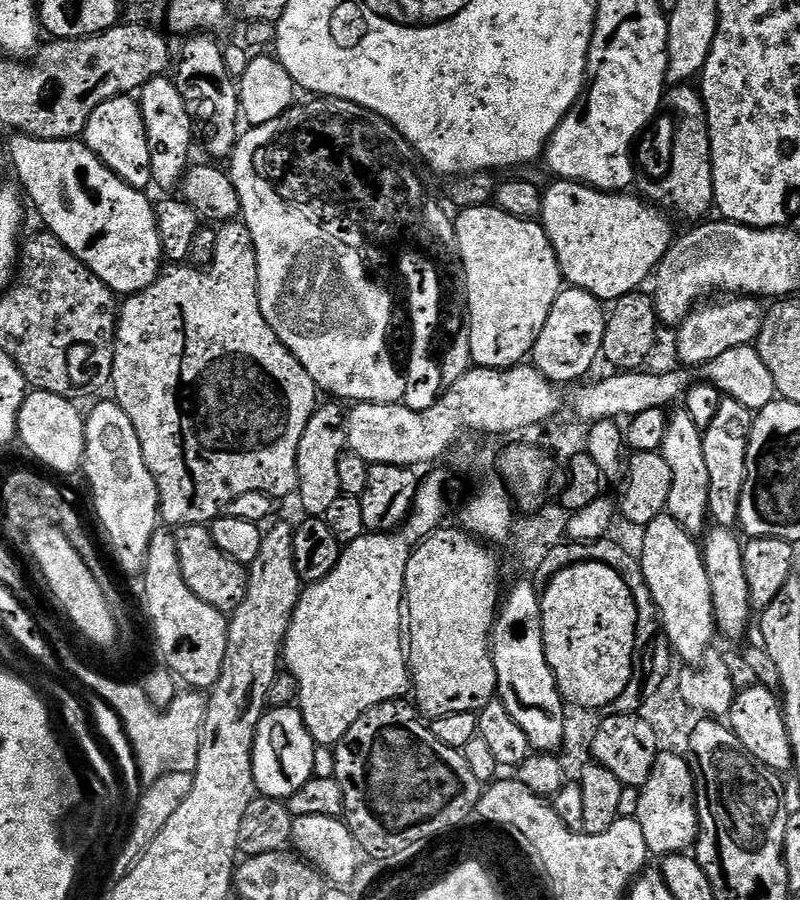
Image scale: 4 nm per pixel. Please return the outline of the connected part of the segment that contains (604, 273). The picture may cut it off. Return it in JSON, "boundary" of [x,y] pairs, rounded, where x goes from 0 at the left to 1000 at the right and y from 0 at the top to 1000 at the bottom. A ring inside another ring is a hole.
{"boundary":[[[696,199],[694,202],[690,203],[695,204],[690,204],[686,207],[686,209],[681,208],[679,210],[680,228],[678,229],[678,233],[675,234],[674,243],[678,246],[680,250],[680,259],[685,261],[685,263],[688,264],[688,269],[690,270],[690,277],[693,278],[693,282],[698,287],[698,296],[700,297],[701,308],[704,308],[704,310],[709,312],[709,314],[714,317],[714,319],[733,322],[738,327],[743,327],[744,329],[746,329],[746,331],[751,336],[769,336],[778,332],[779,329],[781,329],[783,327],[788,327],[789,324],[804,321],[806,319],[805,314],[808,314],[809,311],[811,314],[813,308],[816,306],[816,303],[819,303],[820,299],[824,298],[825,292],[828,291],[828,287],[835,280],[835,276],[838,274],[838,272],[843,269],[843,261],[840,262],[840,249],[838,246],[834,244],[833,241],[829,240],[831,239],[831,237],[826,234],[826,232],[821,230],[819,226],[814,226],[809,221],[801,220],[799,217],[795,216],[794,218],[785,218],[790,216],[781,216],[780,213],[749,213],[746,209],[738,209],[733,204],[719,204],[719,202],[716,202],[715,200]]]}

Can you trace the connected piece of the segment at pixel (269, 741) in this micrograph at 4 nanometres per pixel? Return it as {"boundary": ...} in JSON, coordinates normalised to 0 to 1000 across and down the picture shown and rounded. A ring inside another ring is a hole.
{"boundary":[[[374,786],[331,790],[320,812],[315,834],[315,854],[321,881],[338,884],[343,889],[359,890],[361,884],[378,878],[378,873],[383,873],[383,869],[390,866],[391,858],[398,852],[395,834],[398,828],[390,821]]]}

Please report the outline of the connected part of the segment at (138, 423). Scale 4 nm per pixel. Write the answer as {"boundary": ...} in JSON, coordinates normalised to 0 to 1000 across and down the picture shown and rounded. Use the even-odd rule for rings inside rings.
{"boundary":[[[285,247],[271,257],[271,276],[268,278],[266,291],[260,298],[245,298],[230,291],[206,297],[189,318],[176,324],[164,326],[156,333],[160,334],[156,338],[154,334],[148,342],[145,397],[140,408],[138,436],[145,448],[153,451],[153,456],[158,456],[158,464],[168,469],[168,482],[173,482],[178,509],[183,509],[183,518],[198,540],[201,579],[210,584],[260,584],[274,573],[281,572],[293,553],[303,553],[303,549],[330,547],[341,553],[365,551],[374,540],[370,521],[373,496],[384,470],[396,456],[398,432],[388,416],[383,416],[373,398],[368,398],[368,393],[363,393],[359,384],[345,374],[328,349],[323,331],[323,287],[318,278],[318,264],[313,264],[309,251],[303,247]]]}

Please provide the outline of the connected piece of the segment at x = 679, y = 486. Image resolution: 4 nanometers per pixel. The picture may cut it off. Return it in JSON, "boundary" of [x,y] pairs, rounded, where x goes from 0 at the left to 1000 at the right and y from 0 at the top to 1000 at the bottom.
{"boundary":[[[859,456],[849,457],[839,459],[828,499],[833,513],[838,513],[840,528],[834,572],[849,580],[864,596],[874,597],[888,582],[888,526],[883,523],[883,504],[878,504],[880,482]]]}

